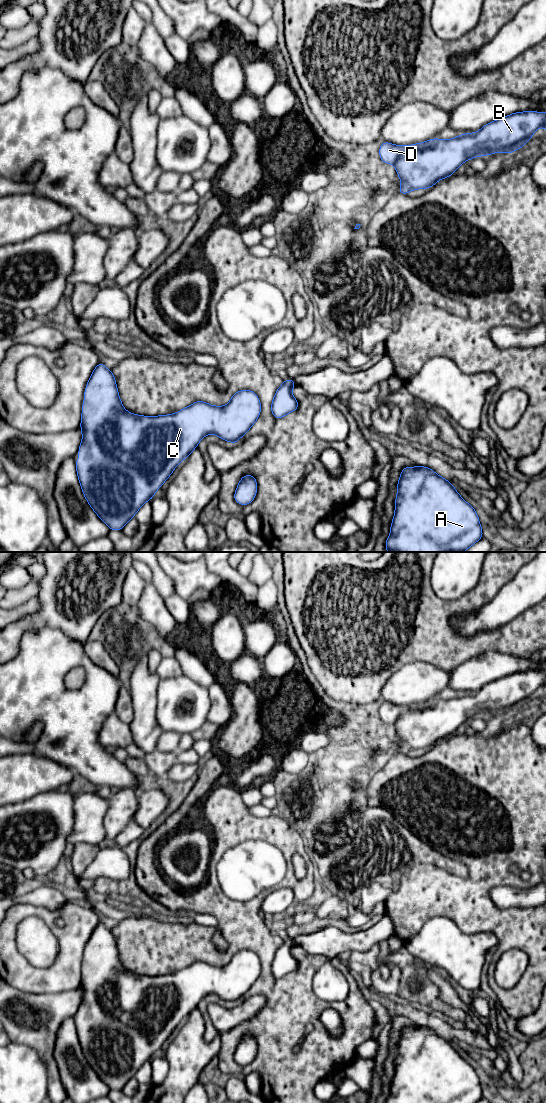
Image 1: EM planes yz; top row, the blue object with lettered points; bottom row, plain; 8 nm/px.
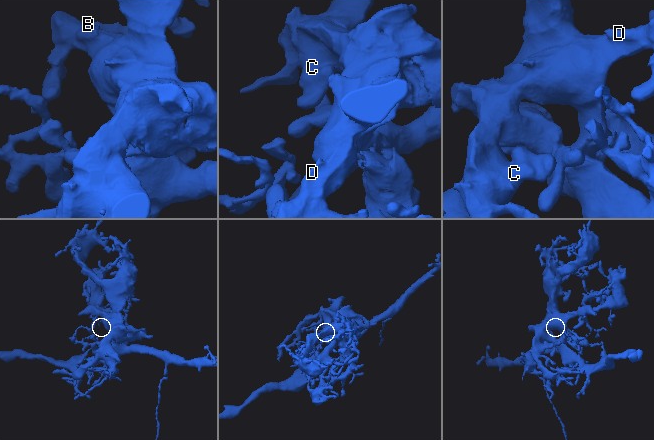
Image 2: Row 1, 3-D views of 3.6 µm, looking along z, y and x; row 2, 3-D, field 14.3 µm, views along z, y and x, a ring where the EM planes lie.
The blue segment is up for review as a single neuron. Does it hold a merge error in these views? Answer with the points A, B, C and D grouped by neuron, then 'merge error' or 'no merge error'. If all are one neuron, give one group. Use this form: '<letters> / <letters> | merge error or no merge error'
A B C / D | merge error

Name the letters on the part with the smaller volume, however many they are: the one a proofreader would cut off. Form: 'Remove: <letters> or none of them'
Remove: D

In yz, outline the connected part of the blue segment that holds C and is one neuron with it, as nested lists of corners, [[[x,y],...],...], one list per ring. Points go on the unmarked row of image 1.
[[[100,921],[92,932],[84,952],[80,985],[82,1003],[78,1009],[79,1020],[75,1021],[84,1057],[110,1090],[122,1090],[140,1067],[152,1059],[177,1025],[197,1008],[203,997],[208,994],[216,994],[227,1002],[237,1003],[256,982],[260,973],[261,963],[257,954],[252,950],[240,950],[231,956],[228,964],[221,967],[210,965],[204,961],[196,961],[175,974],[161,976],[132,974],[126,971],[122,965],[111,929],[107,929]]]

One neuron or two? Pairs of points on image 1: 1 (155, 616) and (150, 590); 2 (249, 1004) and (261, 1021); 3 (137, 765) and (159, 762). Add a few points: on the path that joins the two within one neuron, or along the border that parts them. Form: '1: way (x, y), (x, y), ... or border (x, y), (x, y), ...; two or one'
1: way (153, 610), (150, 596); one
2: border (264, 995), (266, 1004), (253, 1016), (236, 1026); two
3: way (142, 765), (154, 763); one

